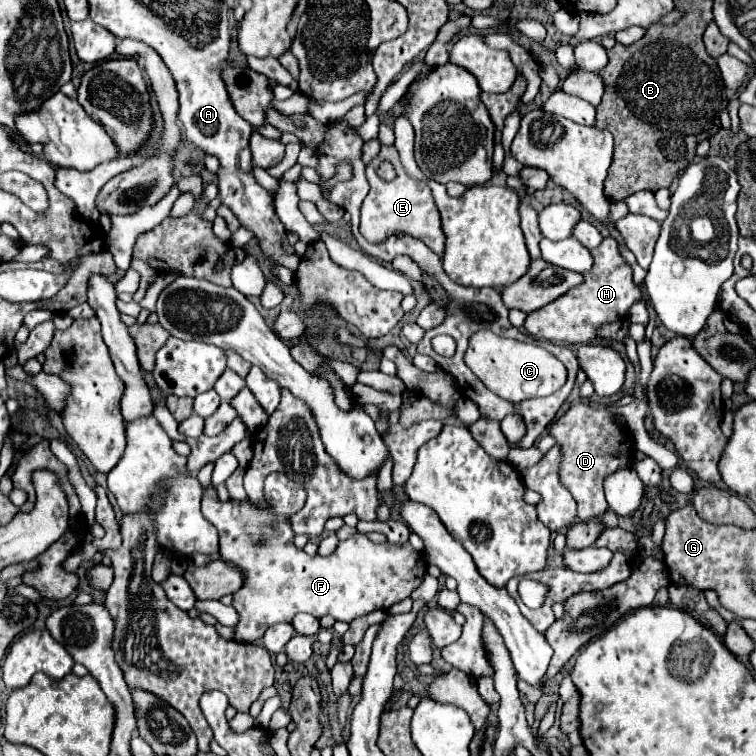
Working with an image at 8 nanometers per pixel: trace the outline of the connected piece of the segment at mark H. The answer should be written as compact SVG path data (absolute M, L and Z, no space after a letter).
M606 237L600 247L592 251L594 267L584 273L584 283L570 289L566 295L558 297L550 305L530 313L524 321L524 329L534 339L546 339L552 343L566 345L582 345L592 343L596 339L596 329L602 323L624 321L628 317L628 309L632 303L642 299L640 287L632 279L632 269L620 255L618 243L612 237Z

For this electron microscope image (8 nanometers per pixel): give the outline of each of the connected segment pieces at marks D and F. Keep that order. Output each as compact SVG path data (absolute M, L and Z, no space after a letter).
M588 401L572 405L562 417L558 417L548 431L562 447L560 481L578 503L578 519L592 521L600 519L604 529L618 526L618 516L609 511L604 499L602 481L606 475L630 467L634 463L634 441L626 425L618 425L616 417L606 409L594 409Z
M270 473L264 481L264 501L266 507L260 507L252 501L220 501L216 487L210 483L202 495L202 513L220 533L220 555L224 561L238 565L244 573L244 585L234 593L234 609L240 613L240 623L236 625L236 641L258 643L266 629L276 623L290 623L296 613L310 613L314 617L332 615L336 621L350 623L352 619L372 613L374 609L390 609L394 603L410 597L410 593L422 583L426 563L422 553L418 553L410 543L392 545L392 543L372 543L366 535L356 533L350 539L342 541L330 557L310 556L294 545L294 531L288 525L288 519L302 509L306 501L306 491L302 485L294 483L282 473Z

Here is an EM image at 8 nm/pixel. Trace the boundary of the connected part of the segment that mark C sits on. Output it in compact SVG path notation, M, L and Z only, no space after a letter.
M478 331L470 337L464 361L490 391L510 402L551 395L566 383L566 367L550 351L532 343L500 337L492 331Z

